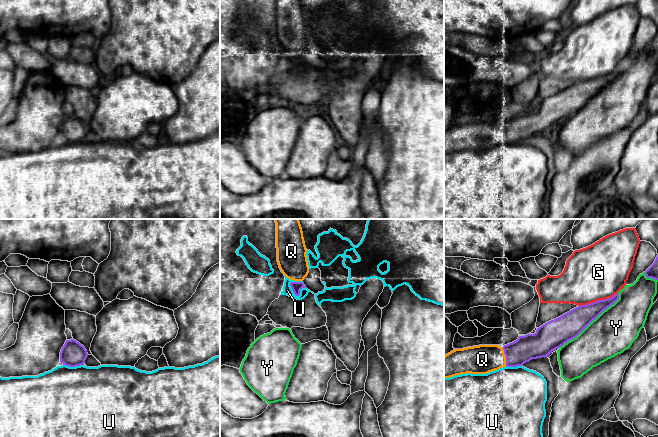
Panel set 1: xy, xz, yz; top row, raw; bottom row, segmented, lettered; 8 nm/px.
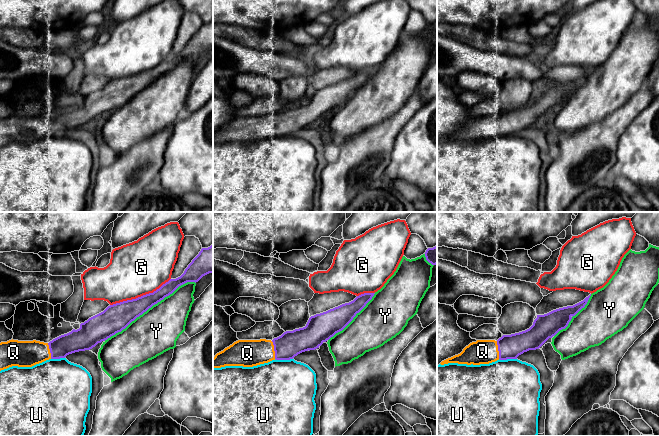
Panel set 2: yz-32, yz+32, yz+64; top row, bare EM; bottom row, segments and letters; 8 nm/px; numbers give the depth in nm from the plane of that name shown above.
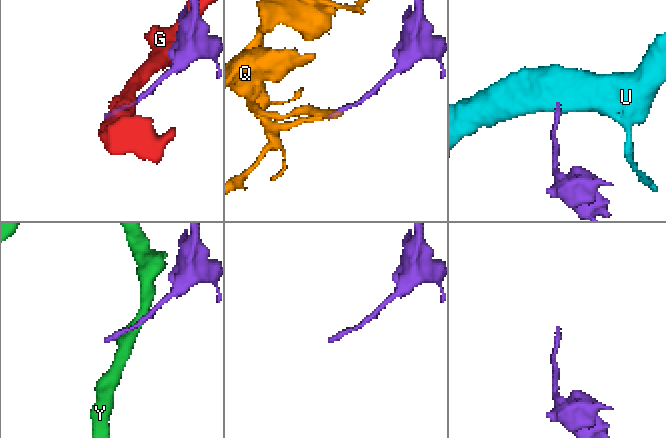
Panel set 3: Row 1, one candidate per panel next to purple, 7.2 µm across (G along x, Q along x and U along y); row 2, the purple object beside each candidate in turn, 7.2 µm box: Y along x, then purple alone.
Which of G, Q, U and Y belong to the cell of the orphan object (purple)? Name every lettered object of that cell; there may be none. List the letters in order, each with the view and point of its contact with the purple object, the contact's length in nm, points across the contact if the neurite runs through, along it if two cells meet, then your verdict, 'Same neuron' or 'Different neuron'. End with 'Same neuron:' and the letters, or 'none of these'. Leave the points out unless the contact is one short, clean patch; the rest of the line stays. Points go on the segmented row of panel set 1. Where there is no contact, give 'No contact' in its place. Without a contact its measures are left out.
G: Touches purple at yz (597, 301). Shared border 340 nm. Different neuron
Q: Touches purple at yz (505, 355). Shared border 160 nm. Same neuron
U: Touches purple at xz (292, 289). Shared border 140 nm. Different neuron
Y: Touches purple at yz (590, 322). Shared border 650 nm. Different neuron
Same neuron: Q

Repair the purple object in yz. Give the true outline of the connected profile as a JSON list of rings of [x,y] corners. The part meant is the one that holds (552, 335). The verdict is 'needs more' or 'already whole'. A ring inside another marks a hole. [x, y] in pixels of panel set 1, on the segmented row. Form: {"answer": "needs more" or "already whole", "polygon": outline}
{"answer": "needs more", "polygon": [[[619,294],[599,300],[587,305],[580,305],[562,316],[551,320],[539,328],[534,334],[519,336],[512,343],[500,347],[498,345],[479,345],[463,349],[455,349],[444,356],[444,378],[461,374],[487,374],[505,366],[517,367],[532,359],[548,357],[554,350],[560,348],[568,341],[576,338],[593,320],[604,310],[619,299]]]}

